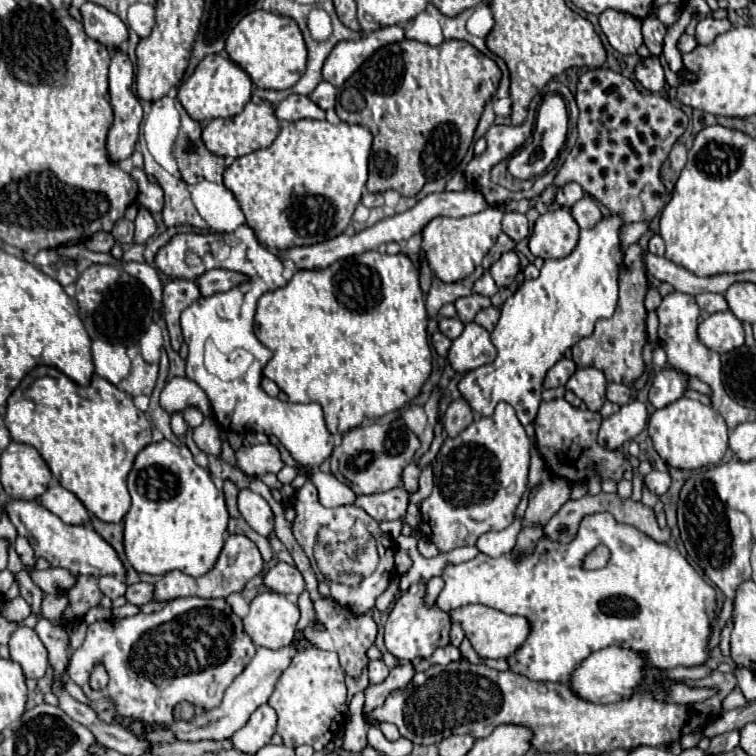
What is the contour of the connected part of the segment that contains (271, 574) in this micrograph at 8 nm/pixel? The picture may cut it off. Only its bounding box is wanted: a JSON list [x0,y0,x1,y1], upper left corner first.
[264,562,304,594]

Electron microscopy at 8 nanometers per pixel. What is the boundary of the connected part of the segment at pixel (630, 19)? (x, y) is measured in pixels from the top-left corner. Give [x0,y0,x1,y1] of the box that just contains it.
[600,10,642,54]

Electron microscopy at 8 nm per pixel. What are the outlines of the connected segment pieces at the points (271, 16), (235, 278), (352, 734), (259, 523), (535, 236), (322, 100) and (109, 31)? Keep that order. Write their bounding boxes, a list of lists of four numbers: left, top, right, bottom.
[[226,10,306,88],[196,270,244,296],[342,692,368,752],[238,488,274,536],[530,208,578,258],[310,82,336,110],[82,2,128,50]]

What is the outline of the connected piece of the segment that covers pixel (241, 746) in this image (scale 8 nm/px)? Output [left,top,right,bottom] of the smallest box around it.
[230,704,277,754]

